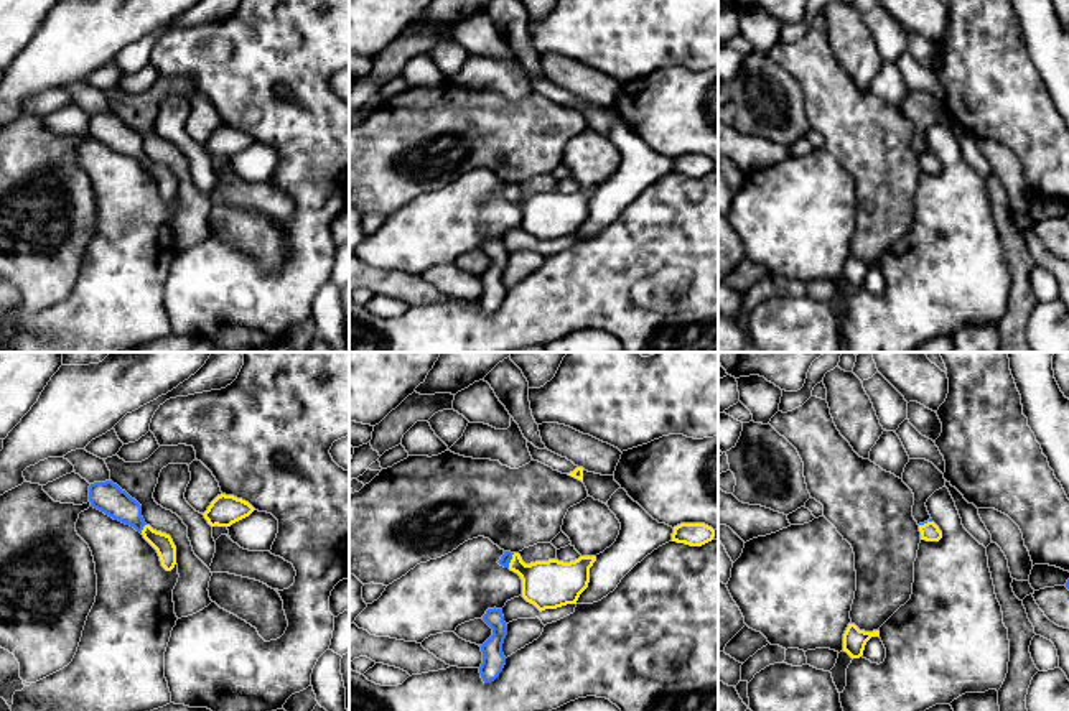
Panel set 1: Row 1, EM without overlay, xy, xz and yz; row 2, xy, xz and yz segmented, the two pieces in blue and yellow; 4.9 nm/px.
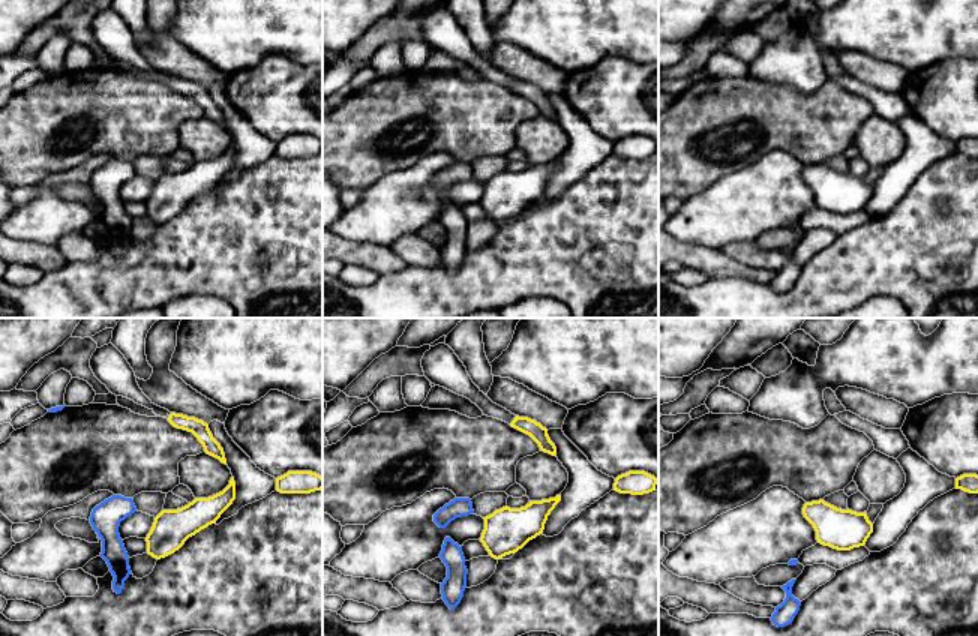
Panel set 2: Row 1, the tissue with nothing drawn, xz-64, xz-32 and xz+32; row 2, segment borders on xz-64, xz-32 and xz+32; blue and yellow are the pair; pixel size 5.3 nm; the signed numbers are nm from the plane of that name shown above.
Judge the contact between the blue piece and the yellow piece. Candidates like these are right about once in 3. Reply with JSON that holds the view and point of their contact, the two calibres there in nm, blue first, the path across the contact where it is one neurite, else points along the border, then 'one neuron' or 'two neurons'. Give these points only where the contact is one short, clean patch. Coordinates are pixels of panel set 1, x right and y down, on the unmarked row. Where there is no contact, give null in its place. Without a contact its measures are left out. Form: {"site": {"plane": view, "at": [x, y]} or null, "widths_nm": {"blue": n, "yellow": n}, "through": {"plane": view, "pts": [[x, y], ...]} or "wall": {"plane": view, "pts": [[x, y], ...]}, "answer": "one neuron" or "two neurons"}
{"site": {"plane": "xy", "at": [142, 160]}, "widths_nm": {"blue": 150, "yellow": 90}, "through": {"plane": "xy", "pts": [[107, 129], [121, 137], [142, 160], [162, 173]]}, "answer": "one neuron"}

